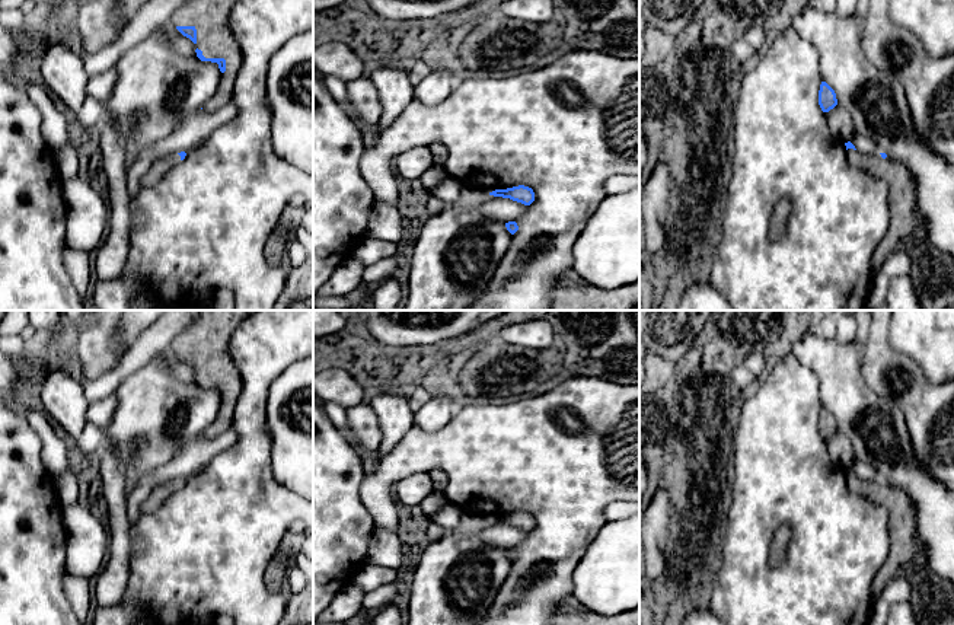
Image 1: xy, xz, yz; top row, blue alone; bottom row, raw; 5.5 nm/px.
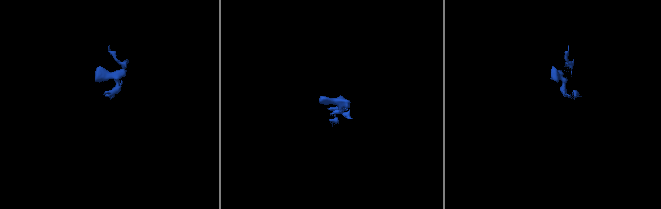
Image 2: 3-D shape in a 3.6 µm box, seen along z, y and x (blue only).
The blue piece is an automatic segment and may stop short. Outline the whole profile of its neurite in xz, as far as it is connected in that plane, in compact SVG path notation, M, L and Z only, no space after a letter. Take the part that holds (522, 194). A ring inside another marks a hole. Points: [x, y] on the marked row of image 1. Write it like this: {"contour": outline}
{"contour": "M519 185L507 189L495 189L489 192L489 195L510 198L524 205L530 205L535 201L533 189L524 185Z"}

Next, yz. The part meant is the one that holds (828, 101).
{"contour": "M826 82L820 84L819 105L823 112L829 112L837 105L836 93Z"}

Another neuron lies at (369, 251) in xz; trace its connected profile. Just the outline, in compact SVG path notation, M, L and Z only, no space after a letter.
M364 237L350 253L351 259L355 259L363 267L368 267L385 258L396 255L396 245L380 239Z

